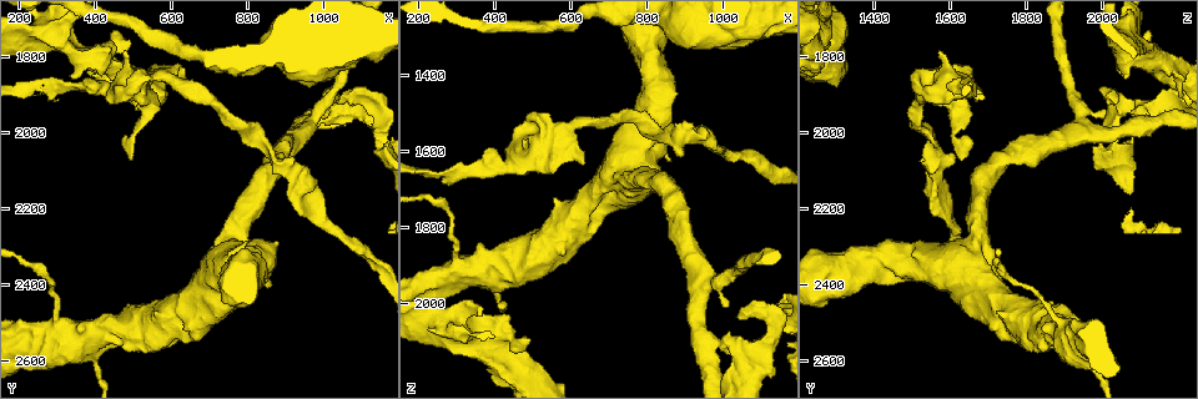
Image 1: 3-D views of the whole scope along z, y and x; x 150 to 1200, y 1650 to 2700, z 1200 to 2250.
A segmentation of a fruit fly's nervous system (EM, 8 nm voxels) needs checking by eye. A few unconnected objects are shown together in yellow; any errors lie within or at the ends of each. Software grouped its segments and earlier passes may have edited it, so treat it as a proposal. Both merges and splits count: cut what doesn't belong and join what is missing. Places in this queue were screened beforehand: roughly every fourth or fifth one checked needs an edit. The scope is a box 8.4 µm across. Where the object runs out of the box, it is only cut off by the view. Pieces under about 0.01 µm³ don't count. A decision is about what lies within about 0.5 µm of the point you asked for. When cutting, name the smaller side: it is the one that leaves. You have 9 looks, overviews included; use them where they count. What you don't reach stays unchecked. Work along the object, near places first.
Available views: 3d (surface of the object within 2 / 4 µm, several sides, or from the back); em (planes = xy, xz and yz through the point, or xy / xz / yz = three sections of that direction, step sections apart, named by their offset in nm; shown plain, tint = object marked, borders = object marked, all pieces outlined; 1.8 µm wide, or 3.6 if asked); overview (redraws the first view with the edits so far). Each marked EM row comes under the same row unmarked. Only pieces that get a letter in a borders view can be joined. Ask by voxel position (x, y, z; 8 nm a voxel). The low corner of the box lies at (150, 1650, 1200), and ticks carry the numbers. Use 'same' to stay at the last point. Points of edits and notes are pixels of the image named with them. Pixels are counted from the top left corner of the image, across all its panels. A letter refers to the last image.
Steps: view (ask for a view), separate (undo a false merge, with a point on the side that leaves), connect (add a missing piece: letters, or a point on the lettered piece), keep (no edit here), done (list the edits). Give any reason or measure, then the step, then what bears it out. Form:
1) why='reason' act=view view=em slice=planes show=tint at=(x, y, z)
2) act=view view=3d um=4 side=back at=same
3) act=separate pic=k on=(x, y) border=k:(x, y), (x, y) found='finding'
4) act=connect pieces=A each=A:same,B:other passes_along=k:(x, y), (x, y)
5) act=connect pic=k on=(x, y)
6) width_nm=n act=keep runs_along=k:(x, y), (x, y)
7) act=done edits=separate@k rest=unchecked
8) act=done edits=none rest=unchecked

why='thick turns thin' act=view view=3d um=4 at=(450, 1820, 2195)

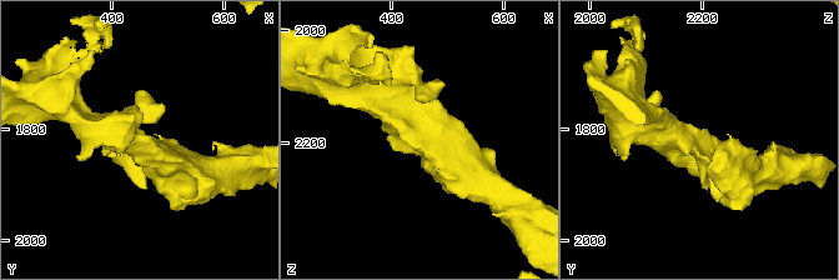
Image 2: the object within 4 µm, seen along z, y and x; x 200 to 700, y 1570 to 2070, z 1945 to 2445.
why='now the EM' act=view view=em um=3.6 slice=yz step=8 show=tint at=(445, 1825, 2190)

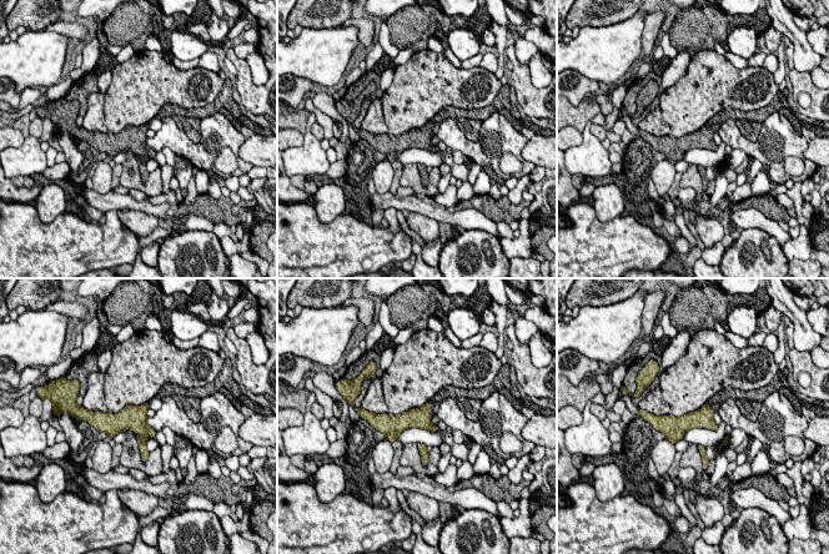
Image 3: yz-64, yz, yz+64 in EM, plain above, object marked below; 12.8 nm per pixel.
why='another direction' act=view view=em um=3.6 slice=planes show=borders at=same

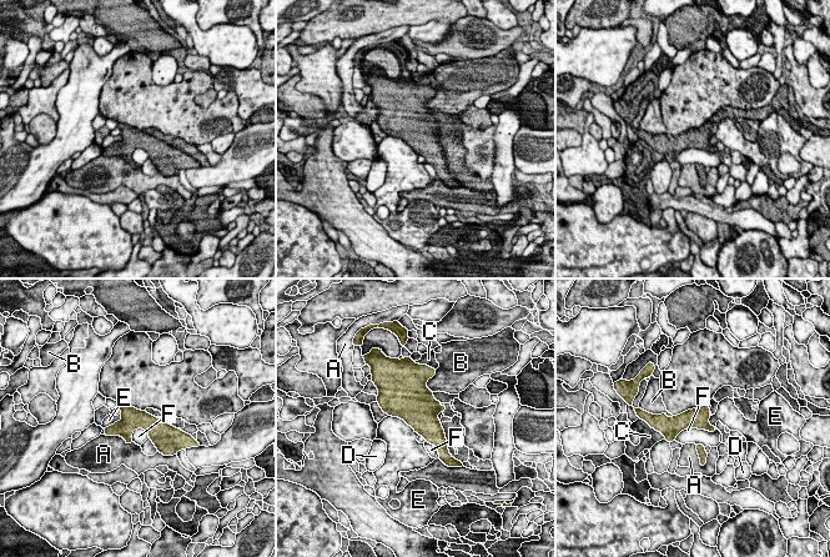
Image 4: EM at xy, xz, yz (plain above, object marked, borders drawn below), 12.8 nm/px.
longest_contact=F:600nm act=keep each=A:other,B:other,C:other,D:other,E:other,F:other runs_along=4:(170, 430), (129, 422), (107, 432) found='all the same cell'

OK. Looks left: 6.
why='calibre changes' act=view view=em slice=yz step=8 show=tint at=(280, 1725, 2060)

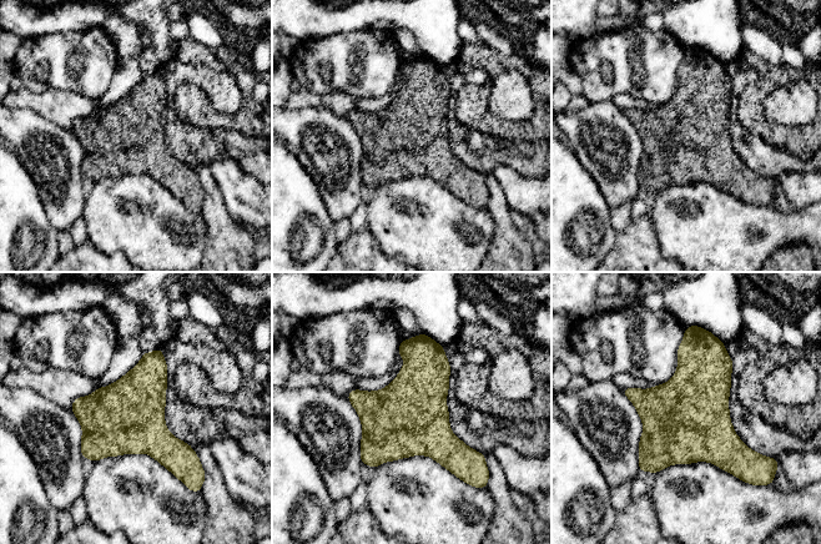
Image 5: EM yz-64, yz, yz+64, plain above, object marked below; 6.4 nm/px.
why='another direction' act=view view=em slice=planes show=borders at=same

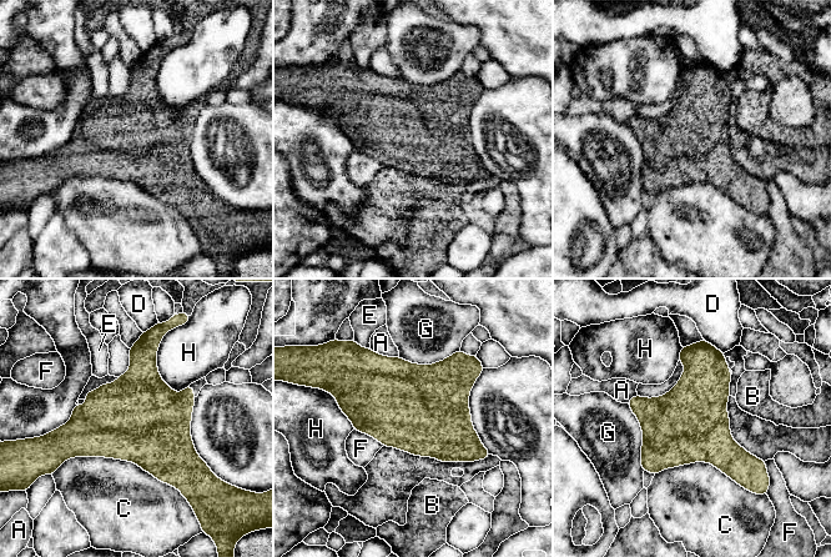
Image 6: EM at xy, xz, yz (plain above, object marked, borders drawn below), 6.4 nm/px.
width_nm=500 act=keep each=A:other,B:other,C:other,D:other,E:other,F:other,G:other,H:other border=6:(162, 336), (156, 369), (181, 394) found='one cell here'

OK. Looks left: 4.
why='sharp bend' act=view view=em um=3.6 slice=yz step=16 show=tint at=(535, 1855, 1575)

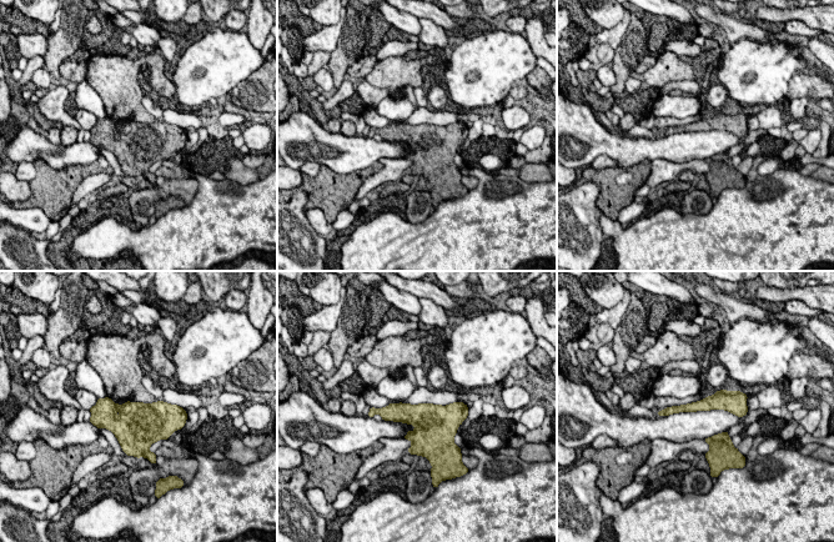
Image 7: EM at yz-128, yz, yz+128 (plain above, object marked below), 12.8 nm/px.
why='another direction' act=view view=em um=3.6 slice=planes show=borders at=same

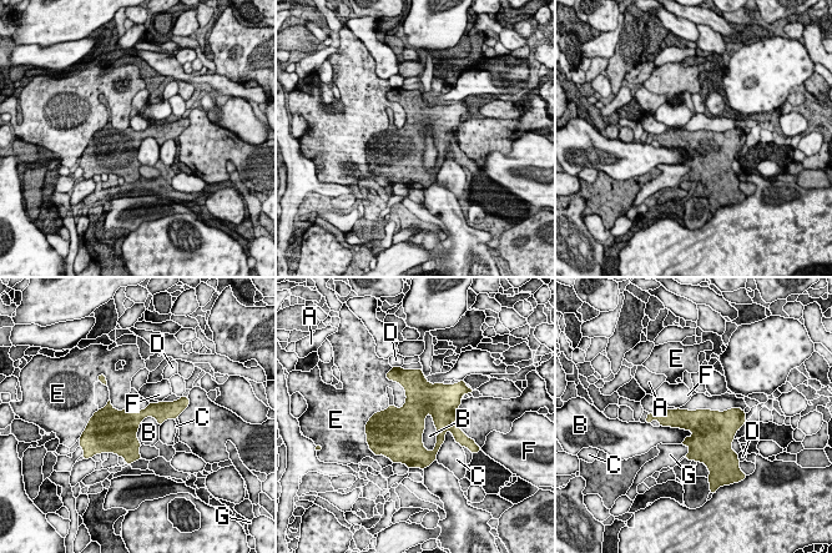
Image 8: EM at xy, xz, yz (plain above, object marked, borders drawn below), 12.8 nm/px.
act=keep each=A:other,B:other,C:other,D:other,E:other,F:other,G:other border=8:(428, 412), (437, 431), (432, 452) found='all the same cell'

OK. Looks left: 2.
act=done edits=none rest=unchecked

